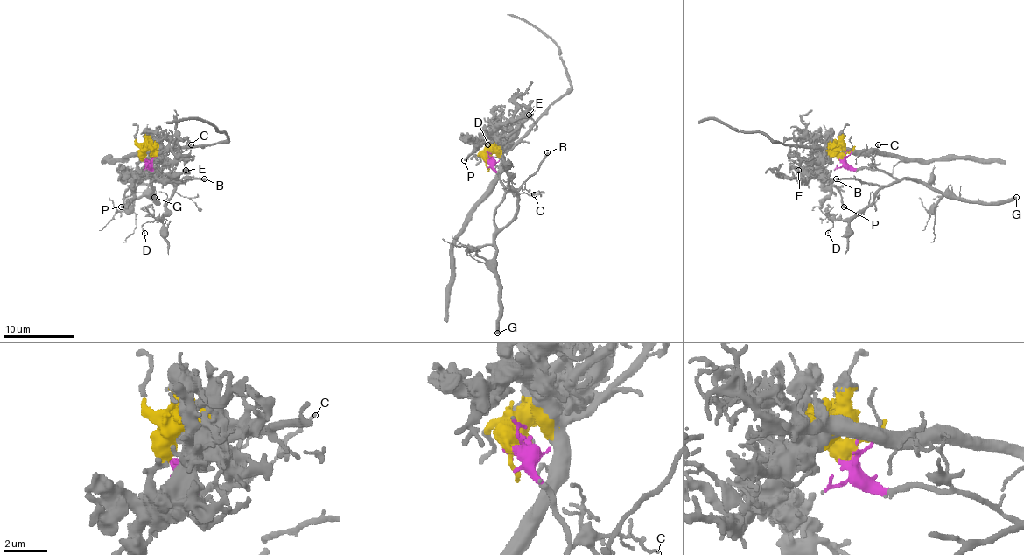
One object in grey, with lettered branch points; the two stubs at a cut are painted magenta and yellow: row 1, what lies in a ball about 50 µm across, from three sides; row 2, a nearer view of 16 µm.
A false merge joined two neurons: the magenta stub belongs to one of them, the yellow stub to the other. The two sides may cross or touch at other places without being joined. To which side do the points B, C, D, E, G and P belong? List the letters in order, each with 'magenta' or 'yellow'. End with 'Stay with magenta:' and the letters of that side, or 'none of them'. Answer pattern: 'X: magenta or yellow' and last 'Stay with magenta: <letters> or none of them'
B: magenta
C: magenta
D: magenta
E: yellow
G: magenta
P: yellow
Stay with magenta: B, C, D, G

